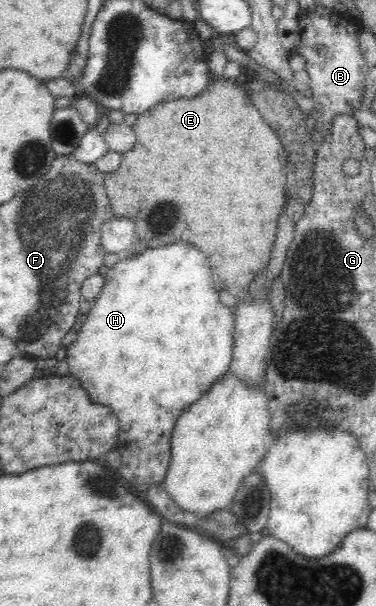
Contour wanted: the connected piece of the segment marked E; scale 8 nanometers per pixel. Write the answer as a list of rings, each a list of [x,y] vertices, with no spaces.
[[[209,72],[206,87],[203,87],[197,95],[179,97],[177,99],[165,99],[157,103],[149,110],[137,115],[135,124],[132,126],[136,139],[133,148],[121,153],[122,159],[119,166],[111,172],[104,174],[106,193],[114,214],[117,218],[129,218],[135,222],[136,236],[145,240],[149,246],[163,246],[175,240],[185,240],[195,244],[203,254],[207,256],[207,264],[213,268],[212,281],[217,291],[233,286],[233,291],[245,289],[253,282],[255,274],[263,268],[267,269],[271,256],[271,249],[276,240],[277,219],[284,212],[285,204],[289,199],[286,194],[286,152],[280,143],[276,132],[264,121],[257,109],[251,102],[245,80],[233,80],[224,75],[213,75]]]

